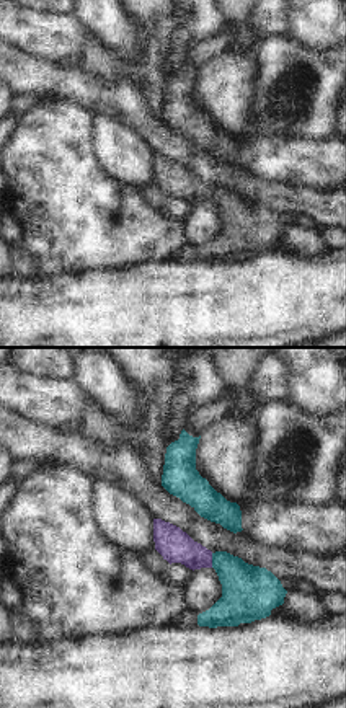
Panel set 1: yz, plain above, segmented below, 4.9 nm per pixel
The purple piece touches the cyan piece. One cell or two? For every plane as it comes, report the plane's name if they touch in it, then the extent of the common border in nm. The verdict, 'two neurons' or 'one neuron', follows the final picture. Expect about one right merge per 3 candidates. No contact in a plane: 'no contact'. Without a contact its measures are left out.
contact in yz; length 70 nm

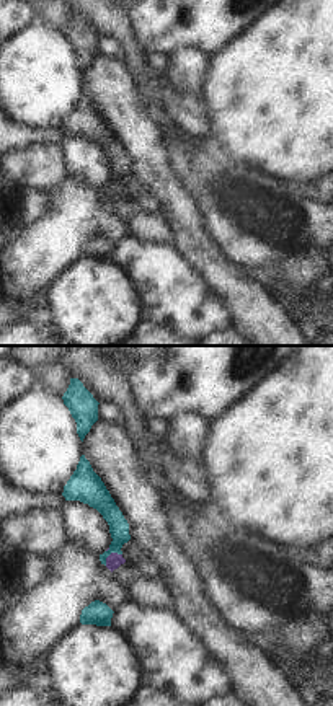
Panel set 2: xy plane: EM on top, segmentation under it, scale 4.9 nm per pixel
contact in xy; length 110 nm

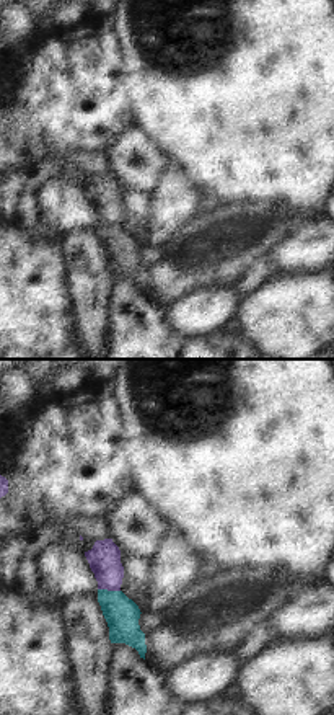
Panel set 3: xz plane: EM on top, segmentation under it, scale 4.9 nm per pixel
contact in xz; length 110 nm

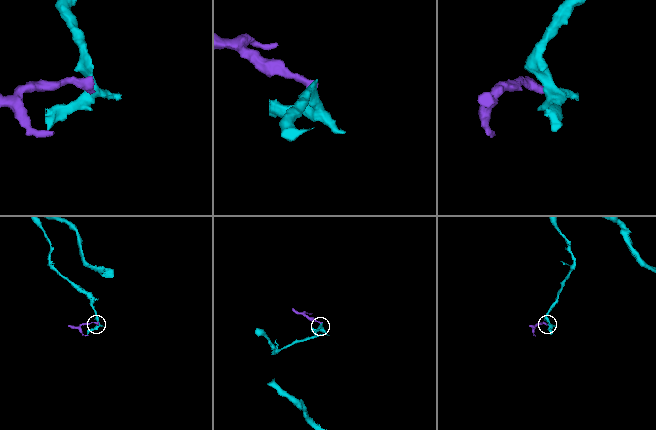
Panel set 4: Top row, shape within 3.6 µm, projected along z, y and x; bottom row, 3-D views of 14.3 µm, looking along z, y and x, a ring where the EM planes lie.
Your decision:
two neurons

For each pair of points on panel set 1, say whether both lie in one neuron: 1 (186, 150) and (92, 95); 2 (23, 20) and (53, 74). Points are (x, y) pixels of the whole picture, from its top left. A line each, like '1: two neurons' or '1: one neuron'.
1: one neuron
2: two neurons

